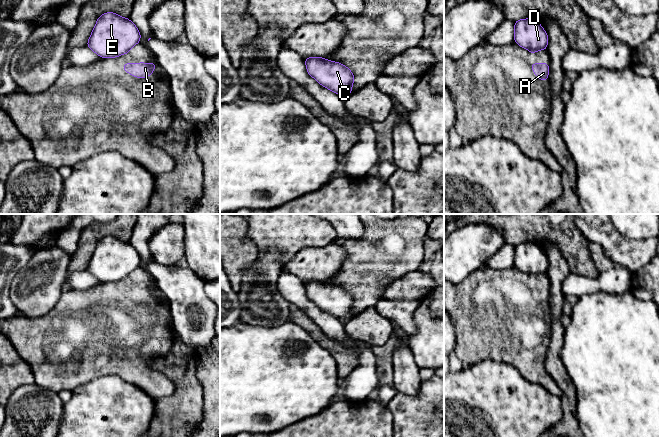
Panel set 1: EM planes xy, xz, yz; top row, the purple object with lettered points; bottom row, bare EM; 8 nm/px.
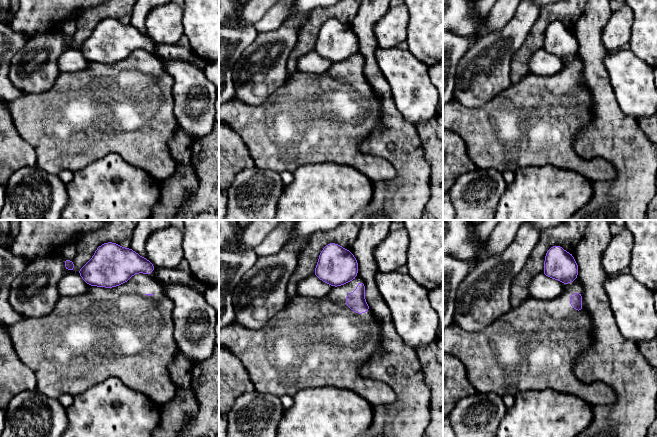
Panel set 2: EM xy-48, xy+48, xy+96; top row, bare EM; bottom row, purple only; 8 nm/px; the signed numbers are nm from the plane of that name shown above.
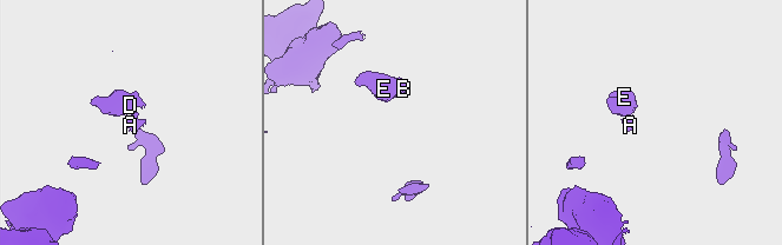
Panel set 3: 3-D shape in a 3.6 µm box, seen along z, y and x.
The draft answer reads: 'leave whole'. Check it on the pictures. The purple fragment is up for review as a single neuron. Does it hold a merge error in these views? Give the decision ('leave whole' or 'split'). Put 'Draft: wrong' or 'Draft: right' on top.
Draft: wrong
split

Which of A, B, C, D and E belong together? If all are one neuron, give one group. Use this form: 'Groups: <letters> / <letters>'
Groups: A B / C D E

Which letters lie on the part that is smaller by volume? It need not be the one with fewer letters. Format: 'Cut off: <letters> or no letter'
Cut off: A, B

